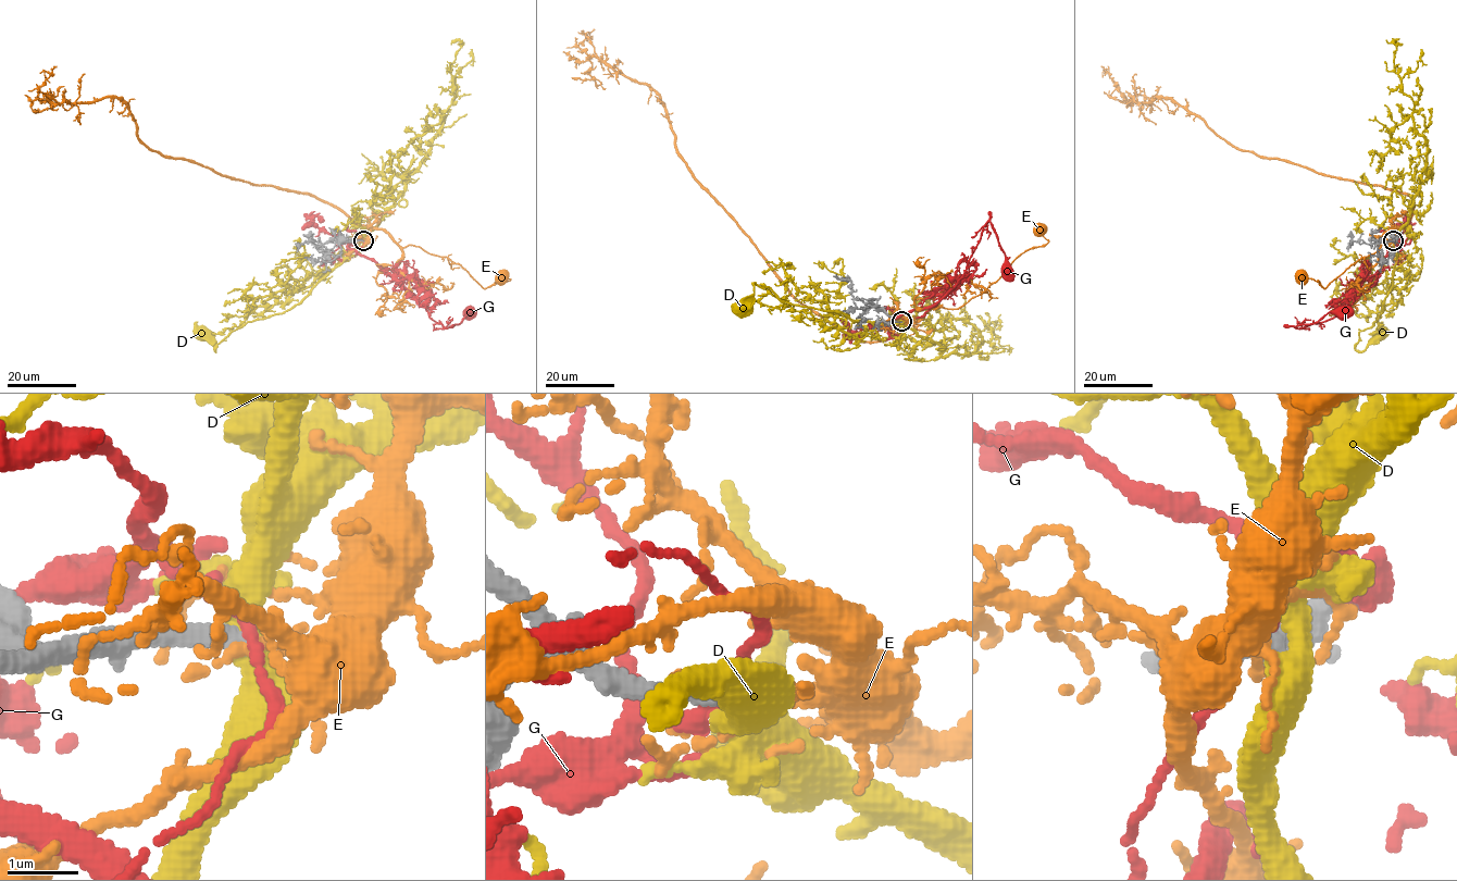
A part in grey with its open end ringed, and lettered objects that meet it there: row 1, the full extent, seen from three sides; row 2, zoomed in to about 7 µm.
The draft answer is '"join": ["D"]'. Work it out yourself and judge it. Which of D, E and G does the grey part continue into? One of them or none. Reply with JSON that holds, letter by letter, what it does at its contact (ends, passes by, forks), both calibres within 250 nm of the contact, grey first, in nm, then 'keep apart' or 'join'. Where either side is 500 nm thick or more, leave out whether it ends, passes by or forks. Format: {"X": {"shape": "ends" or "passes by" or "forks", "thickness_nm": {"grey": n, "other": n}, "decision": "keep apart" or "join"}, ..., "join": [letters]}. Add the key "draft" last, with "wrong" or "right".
{"D": {"shape": "passes by", "thickness_nm": {"grey": 320, "other": 400}, "decision": "join"}, "E": {"shape": "passes by", "thickness_nm": {"grey": 320, "other": 120}, "decision": "keep apart"}, "G": {"shape": "passes by", "thickness_nm": {"grey": 320, "other": 140}, "decision": "keep apart"}, "join": ["D"], "draft": "right"}

